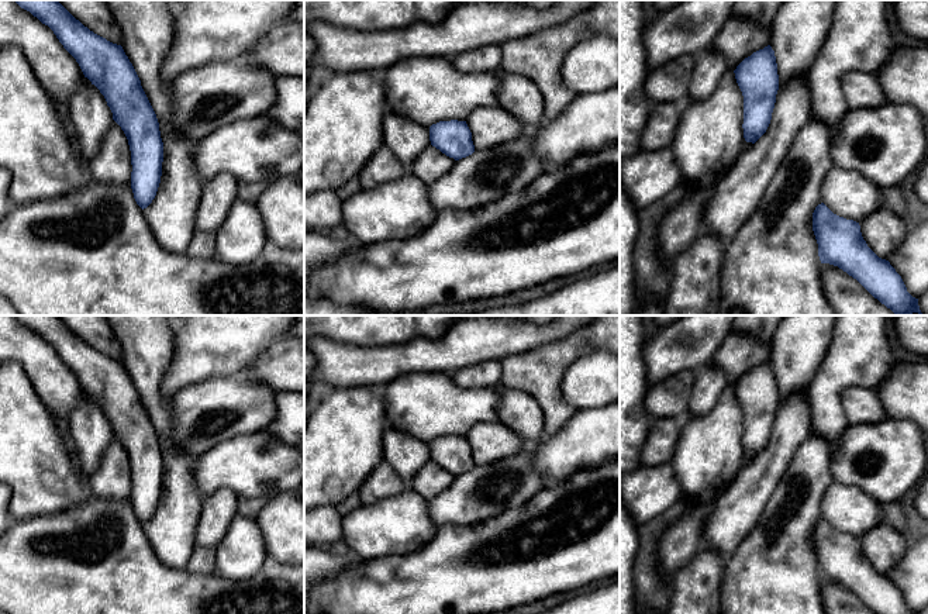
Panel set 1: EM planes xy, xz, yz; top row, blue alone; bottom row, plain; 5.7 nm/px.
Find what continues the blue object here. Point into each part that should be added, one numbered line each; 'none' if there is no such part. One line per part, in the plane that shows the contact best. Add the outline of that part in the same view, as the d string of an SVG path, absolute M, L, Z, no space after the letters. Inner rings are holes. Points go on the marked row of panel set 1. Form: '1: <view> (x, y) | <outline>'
1: xy (58, 72) | M0 0L0 49L18 48L52 100L68 100L84 84L76 59L54 31L14 0Z

